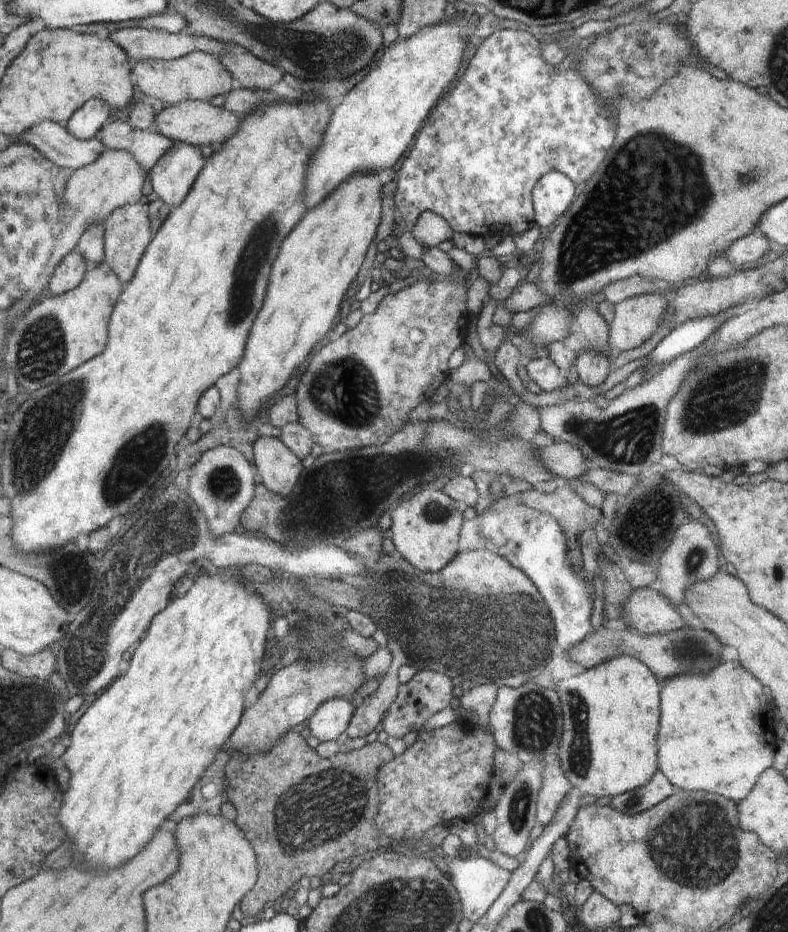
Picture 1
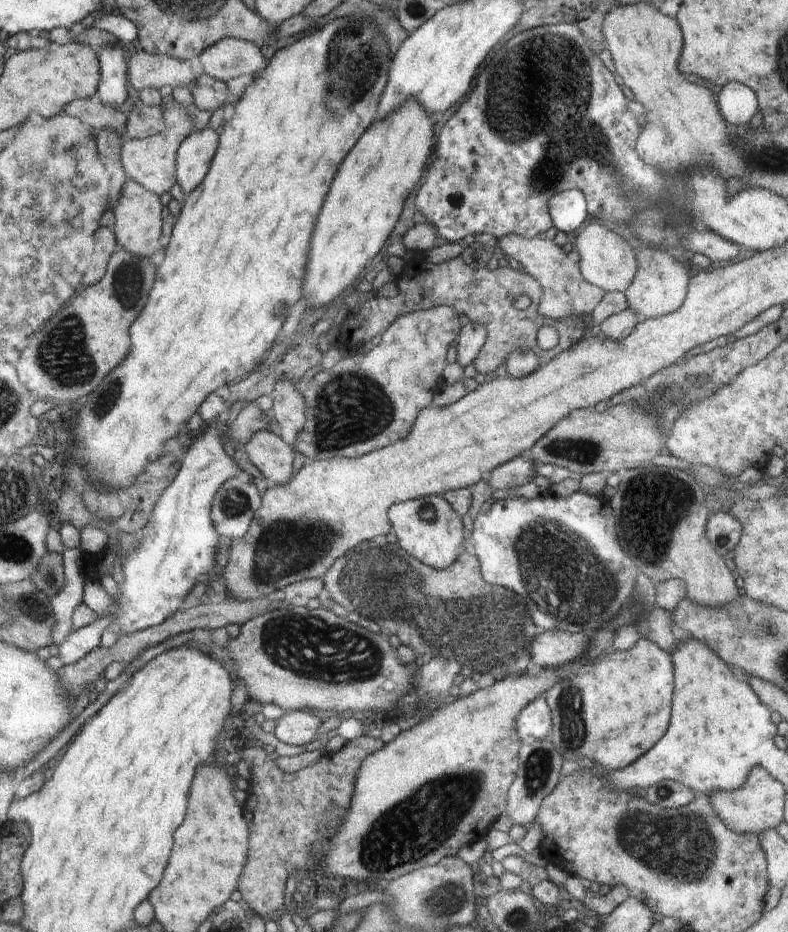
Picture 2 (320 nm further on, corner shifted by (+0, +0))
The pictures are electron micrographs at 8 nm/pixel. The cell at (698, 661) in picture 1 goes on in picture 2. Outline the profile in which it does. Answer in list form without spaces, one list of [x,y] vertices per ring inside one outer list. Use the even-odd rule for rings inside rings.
[[[540,631],[533,638],[529,648],[529,660],[543,669],[552,669],[577,661],[584,654],[591,640],[587,633],[568,631]]]

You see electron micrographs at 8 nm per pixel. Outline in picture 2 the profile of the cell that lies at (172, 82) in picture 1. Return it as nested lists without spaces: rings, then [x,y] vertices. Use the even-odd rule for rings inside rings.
[[[134,48],[129,62],[129,83],[136,90],[162,86],[187,86],[196,82],[194,71],[188,61],[170,55],[157,55],[153,52]]]

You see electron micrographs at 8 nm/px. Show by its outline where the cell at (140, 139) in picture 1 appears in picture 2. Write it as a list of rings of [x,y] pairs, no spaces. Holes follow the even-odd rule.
[[[95,96],[70,101],[64,108],[64,113],[77,116],[81,121],[94,130],[95,134],[106,127],[123,132],[127,116],[114,106],[104,104]]]

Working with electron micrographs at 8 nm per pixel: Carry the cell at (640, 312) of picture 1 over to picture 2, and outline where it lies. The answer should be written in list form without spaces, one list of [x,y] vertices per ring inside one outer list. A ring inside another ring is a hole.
[[[642,248],[636,251],[638,262],[635,278],[625,291],[625,296],[631,309],[639,320],[659,318],[666,314],[675,312],[682,306],[682,300],[688,294],[688,282],[692,268],[686,268],[675,260],[670,252],[658,250],[658,248]]]

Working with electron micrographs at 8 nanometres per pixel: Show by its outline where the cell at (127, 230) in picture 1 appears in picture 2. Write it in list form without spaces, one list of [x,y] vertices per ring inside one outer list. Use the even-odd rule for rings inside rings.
[[[127,179],[125,182],[120,198],[113,206],[116,221],[112,227],[115,234],[118,248],[126,249],[132,254],[141,257],[154,257],[154,252],[160,248],[160,232],[162,230],[162,204],[160,204],[160,196],[146,190],[141,183],[135,180]]]

